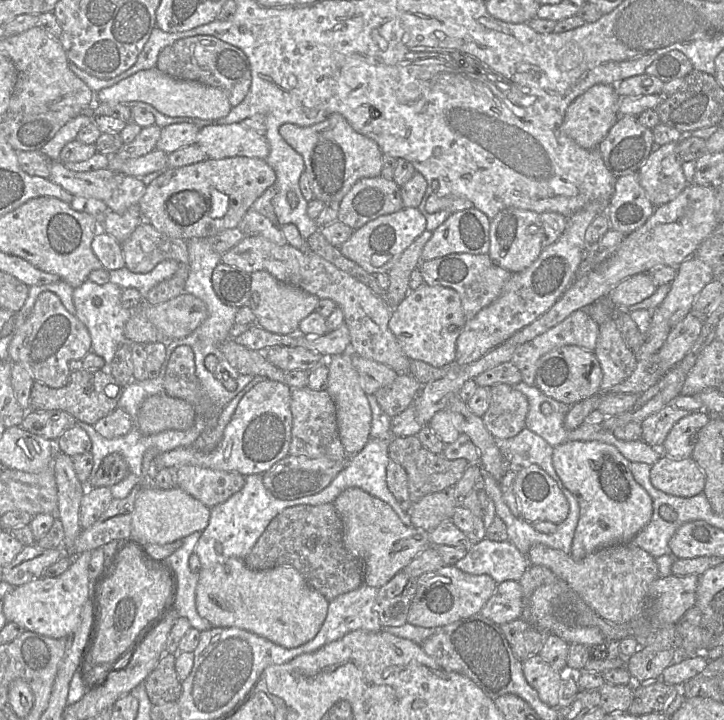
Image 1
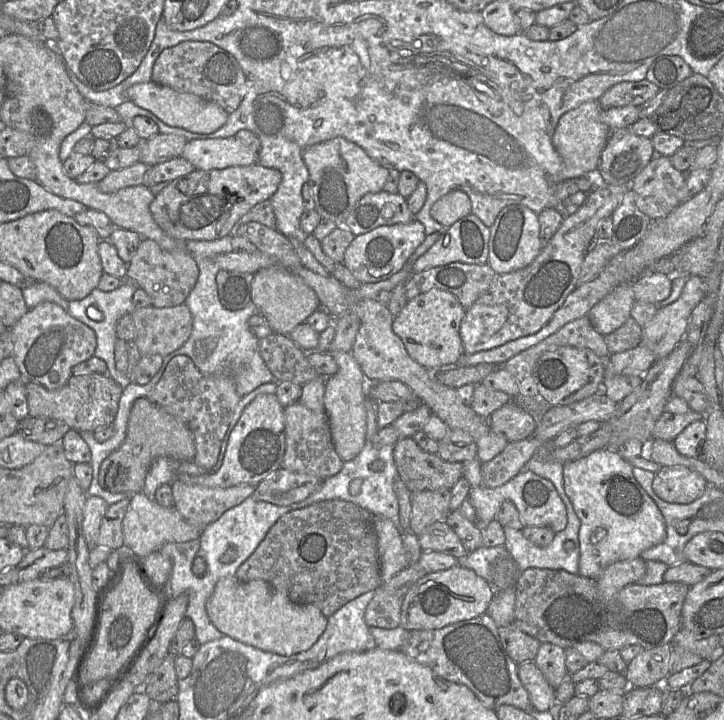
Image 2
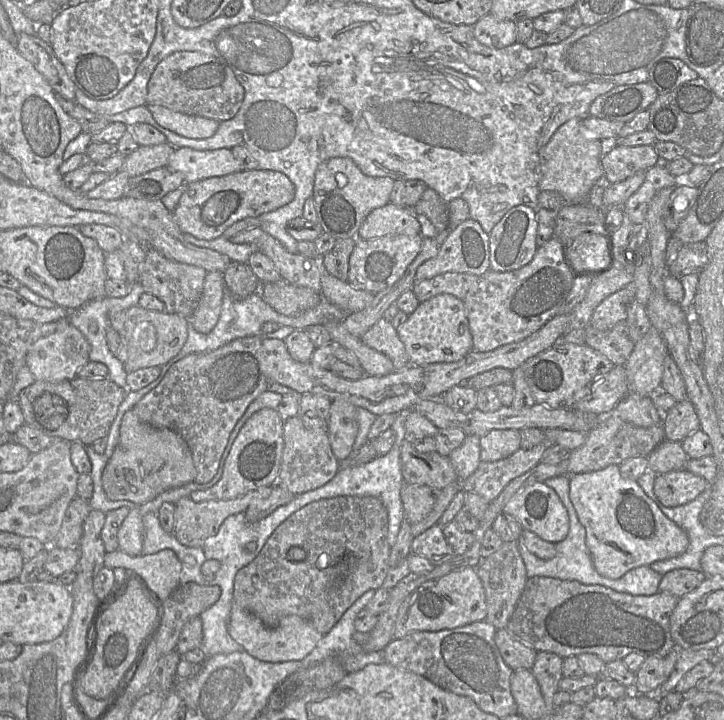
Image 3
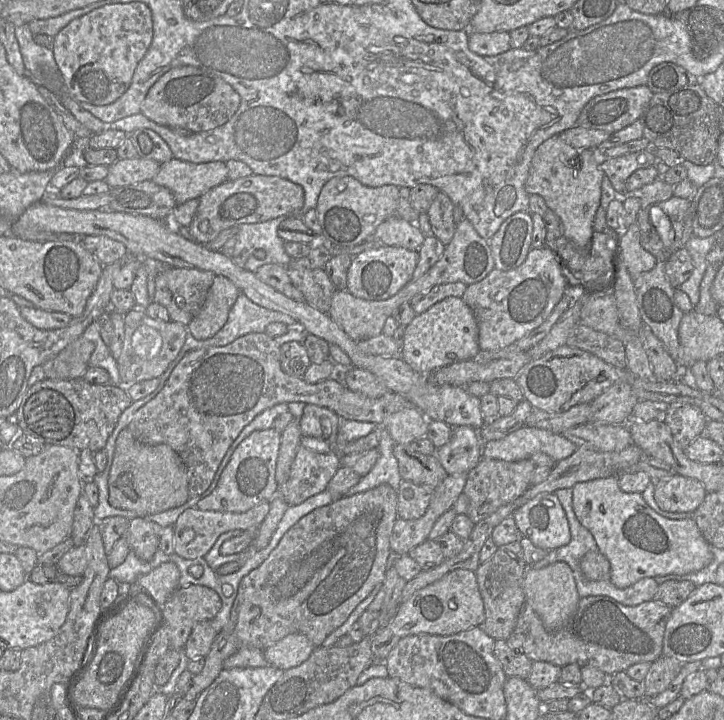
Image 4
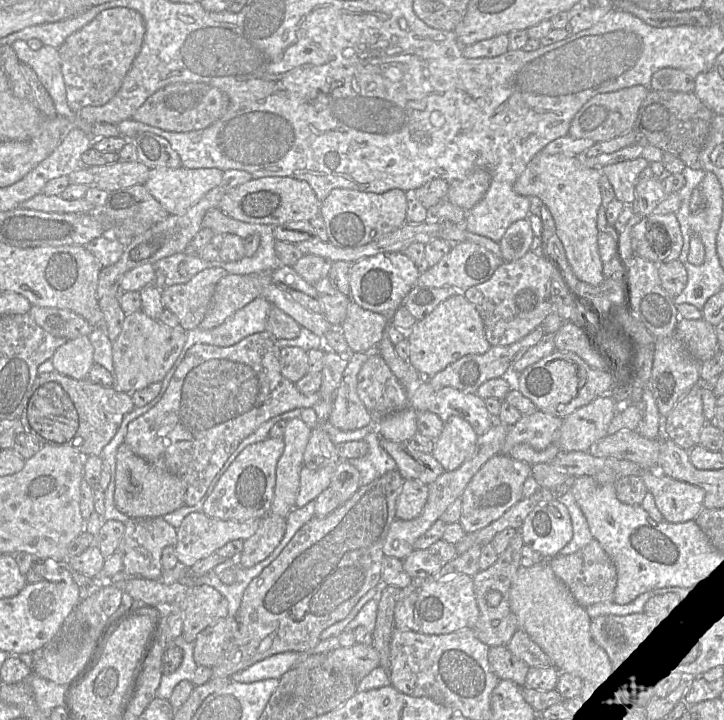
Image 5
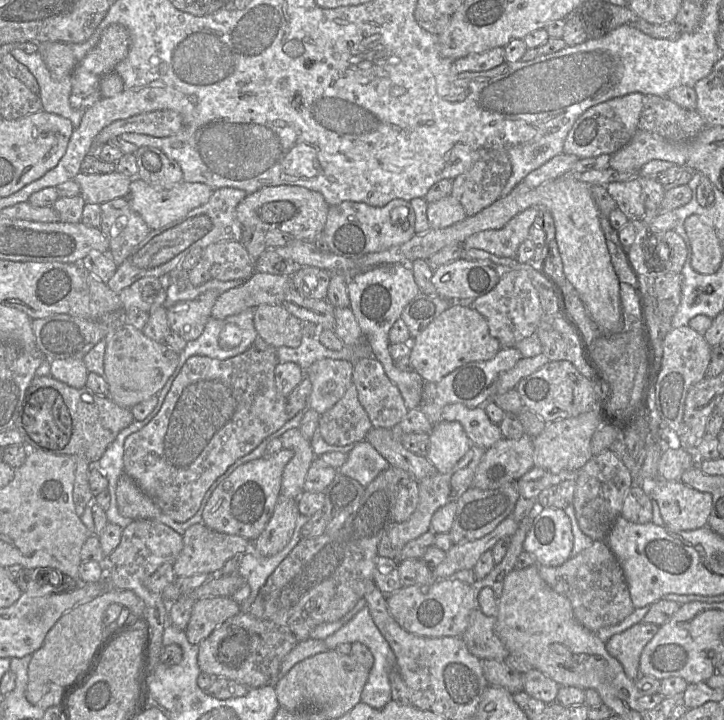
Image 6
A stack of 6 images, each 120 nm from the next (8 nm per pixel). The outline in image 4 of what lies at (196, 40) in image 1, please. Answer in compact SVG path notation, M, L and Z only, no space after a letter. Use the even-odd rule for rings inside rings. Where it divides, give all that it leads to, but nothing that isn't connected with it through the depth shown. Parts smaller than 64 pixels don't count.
M179 66L163 74L149 89L141 113L179 132L203 132L226 123L237 111L240 95L221 77L195 66Z

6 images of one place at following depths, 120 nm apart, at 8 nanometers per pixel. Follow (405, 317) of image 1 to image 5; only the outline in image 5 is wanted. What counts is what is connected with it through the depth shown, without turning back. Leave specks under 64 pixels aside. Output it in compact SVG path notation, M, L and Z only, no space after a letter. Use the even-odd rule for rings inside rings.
M463 294L448 298L425 318L416 321L406 337L409 342L408 361L426 378L434 376L466 355L484 354L491 347L485 336L483 320Z

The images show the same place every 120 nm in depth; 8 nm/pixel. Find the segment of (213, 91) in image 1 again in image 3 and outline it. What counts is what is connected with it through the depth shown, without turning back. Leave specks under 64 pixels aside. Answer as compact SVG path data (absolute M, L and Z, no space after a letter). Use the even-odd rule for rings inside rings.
M160 105L146 106L158 124L186 138L205 139L211 137L220 124L214 119L175 112Z

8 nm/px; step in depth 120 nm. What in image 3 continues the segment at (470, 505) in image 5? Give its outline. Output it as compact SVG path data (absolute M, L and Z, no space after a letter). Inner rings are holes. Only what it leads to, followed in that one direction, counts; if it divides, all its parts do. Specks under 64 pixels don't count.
M545 440L531 449L520 448L507 458L498 461L481 461L471 476L460 481L461 489L475 493L491 503L513 479L537 466L550 446Z

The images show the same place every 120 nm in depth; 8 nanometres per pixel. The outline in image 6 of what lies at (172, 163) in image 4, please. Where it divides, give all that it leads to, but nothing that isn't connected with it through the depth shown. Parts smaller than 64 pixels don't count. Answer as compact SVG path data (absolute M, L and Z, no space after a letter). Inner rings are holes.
M138 177L132 179L127 199L131 208L138 213L151 230L159 229L206 203L213 189L204 183L182 181L170 189L155 188Z

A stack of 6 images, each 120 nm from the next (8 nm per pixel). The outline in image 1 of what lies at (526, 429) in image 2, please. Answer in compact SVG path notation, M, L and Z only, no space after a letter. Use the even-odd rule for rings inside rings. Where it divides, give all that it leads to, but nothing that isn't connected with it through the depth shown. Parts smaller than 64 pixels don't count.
M496 384L490 388L491 401L483 423L495 439L509 439L526 427L529 411L527 397L515 386Z

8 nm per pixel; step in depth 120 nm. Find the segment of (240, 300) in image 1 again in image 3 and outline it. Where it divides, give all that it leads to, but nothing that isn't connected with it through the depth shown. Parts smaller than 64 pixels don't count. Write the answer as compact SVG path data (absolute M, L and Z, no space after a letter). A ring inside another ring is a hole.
M232 261L223 272L225 287L235 299L258 293L259 280L248 263Z

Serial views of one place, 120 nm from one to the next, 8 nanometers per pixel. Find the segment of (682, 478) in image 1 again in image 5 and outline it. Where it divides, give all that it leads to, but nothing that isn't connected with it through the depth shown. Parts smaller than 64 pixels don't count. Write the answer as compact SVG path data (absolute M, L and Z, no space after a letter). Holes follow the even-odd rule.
M644 471L640 477L648 492L652 493L656 505L669 523L695 520L705 509L704 489L669 477L659 471Z

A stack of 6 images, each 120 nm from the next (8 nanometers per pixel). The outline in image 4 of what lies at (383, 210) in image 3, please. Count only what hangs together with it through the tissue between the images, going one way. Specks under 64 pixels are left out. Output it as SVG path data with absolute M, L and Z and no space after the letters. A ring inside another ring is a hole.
M395 214L383 221L371 238L378 244L399 246L419 252L425 236L416 223L410 223Z

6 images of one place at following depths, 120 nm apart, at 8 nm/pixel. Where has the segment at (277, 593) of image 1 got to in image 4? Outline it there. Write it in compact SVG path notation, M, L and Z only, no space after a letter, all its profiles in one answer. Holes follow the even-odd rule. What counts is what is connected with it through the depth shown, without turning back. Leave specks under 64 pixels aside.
M289 634L263 651L268 662L283 671L299 666L308 659L315 646L303 634Z

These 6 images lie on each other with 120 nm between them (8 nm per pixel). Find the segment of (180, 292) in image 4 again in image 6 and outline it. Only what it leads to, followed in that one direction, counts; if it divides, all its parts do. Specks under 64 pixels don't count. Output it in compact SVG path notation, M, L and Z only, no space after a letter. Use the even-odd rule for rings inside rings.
M209 290L194 299L179 301L166 309L170 330L185 341L197 339L212 317L212 309L220 296L216 290Z

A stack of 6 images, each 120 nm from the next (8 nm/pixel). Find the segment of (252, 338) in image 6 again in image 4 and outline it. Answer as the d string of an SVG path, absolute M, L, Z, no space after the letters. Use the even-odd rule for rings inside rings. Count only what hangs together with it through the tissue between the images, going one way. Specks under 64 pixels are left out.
M240 293L229 313L226 324L213 337L197 340L187 329L185 343L171 363L176 366L187 352L194 349L226 346L246 334L264 333L266 327L274 322L282 322L289 329L305 329L288 314L259 306L244 293Z

